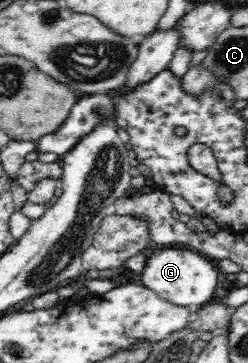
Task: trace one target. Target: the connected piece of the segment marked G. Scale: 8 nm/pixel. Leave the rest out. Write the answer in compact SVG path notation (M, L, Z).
M168 248L149 253L140 278L144 288L153 290L165 301L185 306L194 311L216 298L214 290L218 286L218 269L213 260L190 249Z

